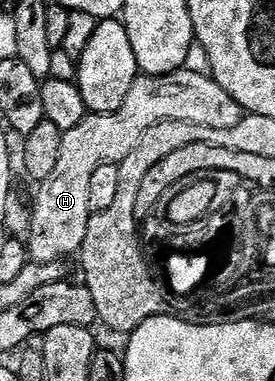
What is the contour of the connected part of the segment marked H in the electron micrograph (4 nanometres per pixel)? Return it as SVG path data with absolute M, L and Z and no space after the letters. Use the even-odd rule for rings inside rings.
M187 68L175 70L166 76L150 76L149 74L137 76L130 88L130 96L126 96L126 104L118 112L109 114L88 113L82 124L64 131L62 148L58 155L58 164L46 180L39 183L36 194L36 204L32 208L32 227L28 230L26 245L28 257L34 262L59 262L68 260L68 257L79 255L82 240L86 240L86 228L93 212L90 208L90 179L94 172L102 168L102 164L119 164L134 152L138 140L146 136L154 124L162 124L166 120L182 120L186 124L203 124L205 128L234 128L238 120L242 120L246 111L208 74L190 72Z

